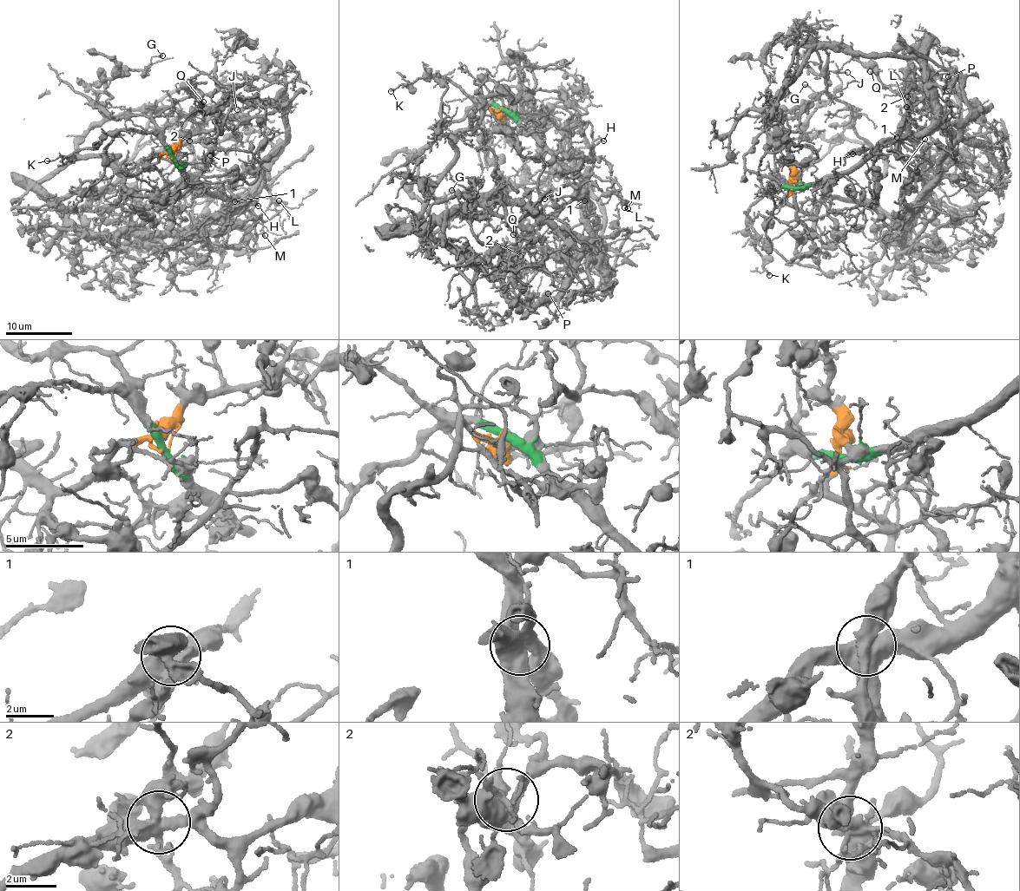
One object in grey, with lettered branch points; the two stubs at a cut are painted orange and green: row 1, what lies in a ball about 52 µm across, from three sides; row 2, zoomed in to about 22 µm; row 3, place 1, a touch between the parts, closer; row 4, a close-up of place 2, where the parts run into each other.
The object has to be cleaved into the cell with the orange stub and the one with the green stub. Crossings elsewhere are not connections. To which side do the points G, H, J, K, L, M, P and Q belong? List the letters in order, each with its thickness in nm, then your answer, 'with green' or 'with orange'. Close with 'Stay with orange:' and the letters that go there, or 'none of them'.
G: 220 nm thick; with orange
H: 190 nm thick; with green
J: 120 nm thick; with green
K: 100 nm thick; with green
L: 130 nm thick; with green
M: 110 nm thick; with green
P: 220 nm thick; with green
Q: 170 nm thick; with orange
Stay with orange: G, Q

